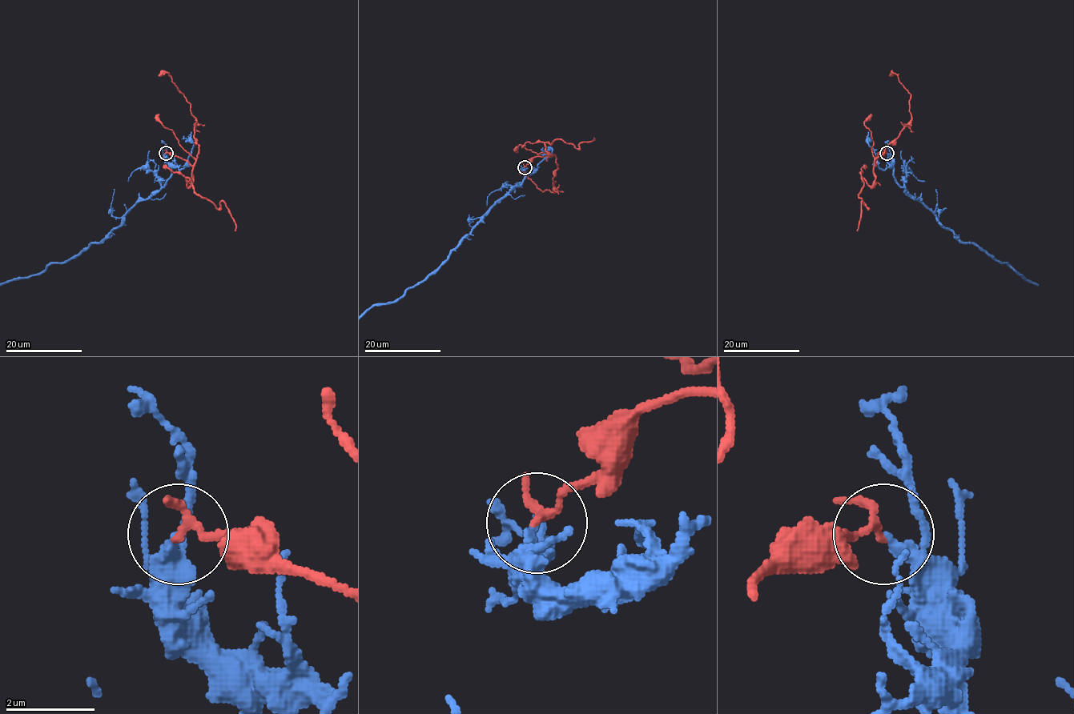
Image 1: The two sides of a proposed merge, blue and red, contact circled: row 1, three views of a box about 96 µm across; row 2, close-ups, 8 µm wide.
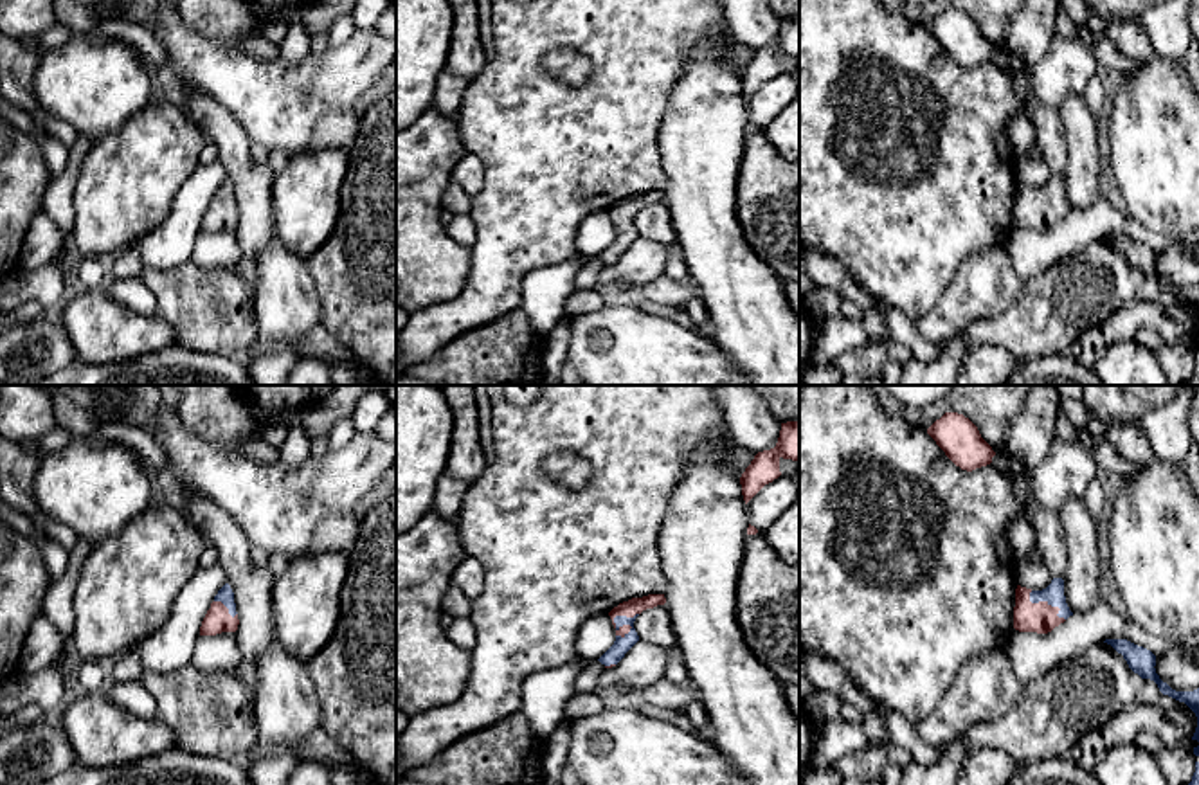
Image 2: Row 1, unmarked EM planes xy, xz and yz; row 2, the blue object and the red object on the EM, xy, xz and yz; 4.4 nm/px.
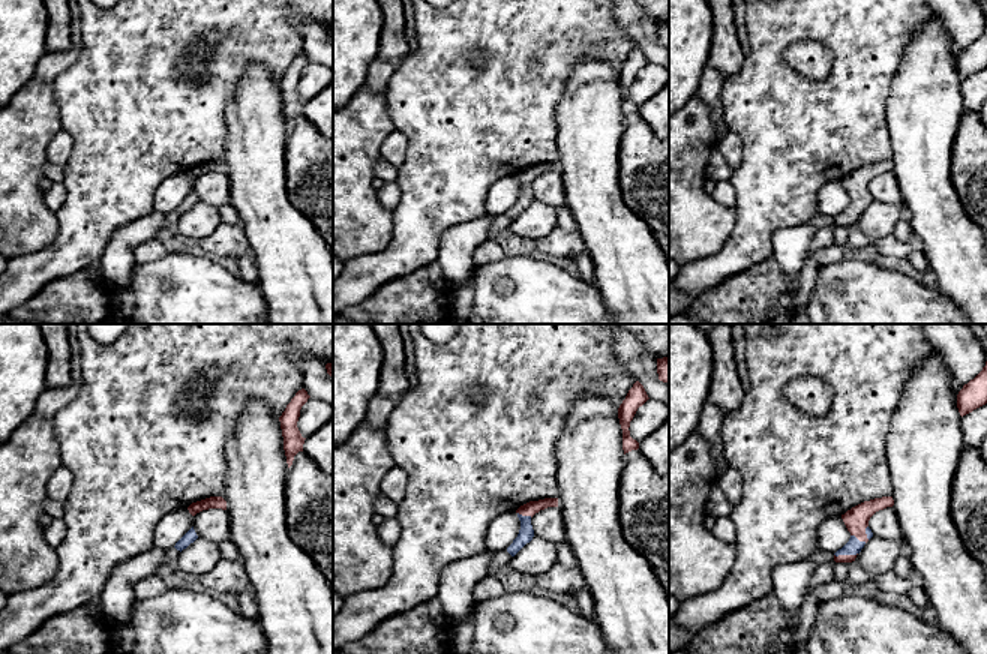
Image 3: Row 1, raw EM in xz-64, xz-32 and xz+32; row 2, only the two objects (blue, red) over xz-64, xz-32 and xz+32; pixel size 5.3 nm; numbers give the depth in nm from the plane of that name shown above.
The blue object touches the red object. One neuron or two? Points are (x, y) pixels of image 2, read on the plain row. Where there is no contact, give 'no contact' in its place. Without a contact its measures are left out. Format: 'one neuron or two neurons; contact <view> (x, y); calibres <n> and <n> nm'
two neurons; contact xz (616, 222); calibres 80 and 80 nm

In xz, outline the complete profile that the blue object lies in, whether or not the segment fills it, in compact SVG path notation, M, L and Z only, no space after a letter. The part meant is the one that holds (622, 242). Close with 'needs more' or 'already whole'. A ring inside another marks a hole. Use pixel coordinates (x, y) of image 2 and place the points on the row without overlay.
M636 211L634 214L627 214L627 212L616 212L614 220L616 220L616 227L619 227L623 221L630 221L630 229L621 232L616 232L614 241L598 256L601 261L610 263L610 261L618 261L625 250L639 238L639 232L634 225L634 218L639 211Z; already whole

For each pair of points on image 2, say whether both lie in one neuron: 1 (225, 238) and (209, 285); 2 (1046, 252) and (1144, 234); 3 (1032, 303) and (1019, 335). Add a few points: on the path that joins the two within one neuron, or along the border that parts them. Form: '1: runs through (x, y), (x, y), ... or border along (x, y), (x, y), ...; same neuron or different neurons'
1: border along (191, 260), (209, 269), (233, 267); different neurons
2: runs through (1070, 236), (1086, 225), (1120, 225); same neuron
3: runs through (1032, 310), (1032, 323), (1027, 328); same neuron

